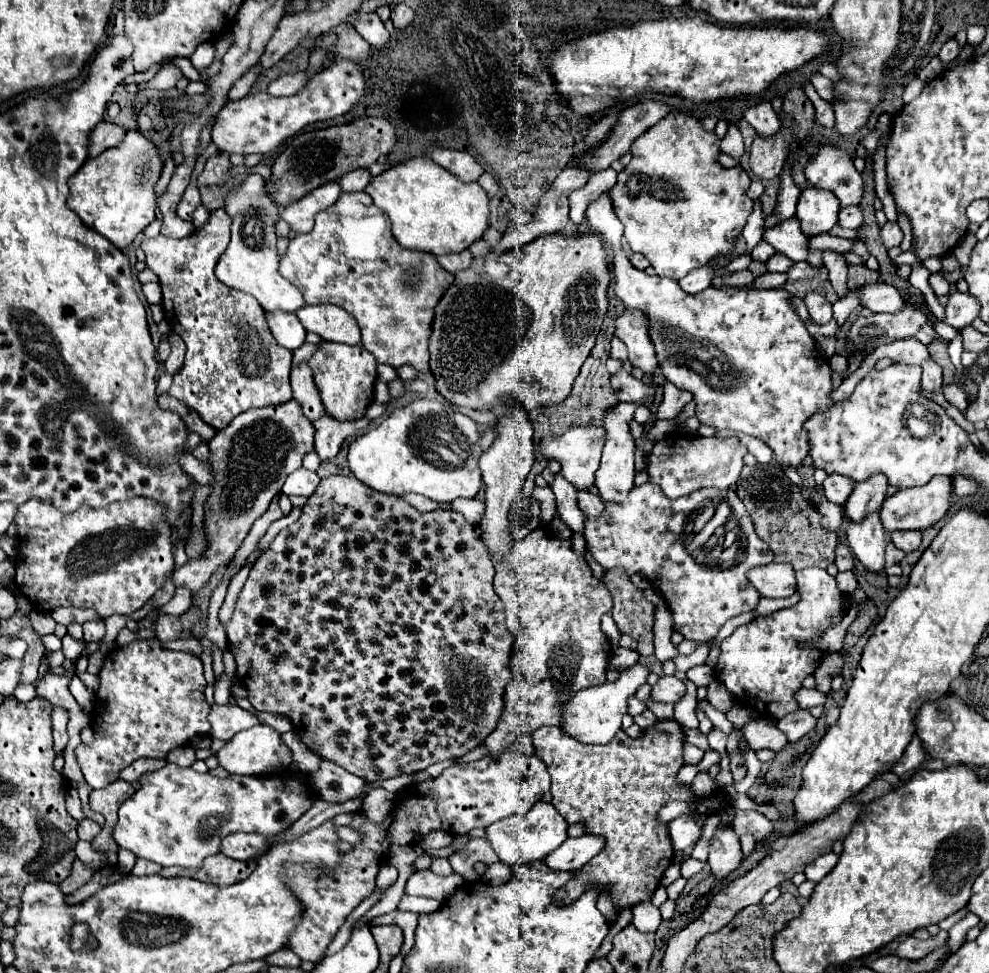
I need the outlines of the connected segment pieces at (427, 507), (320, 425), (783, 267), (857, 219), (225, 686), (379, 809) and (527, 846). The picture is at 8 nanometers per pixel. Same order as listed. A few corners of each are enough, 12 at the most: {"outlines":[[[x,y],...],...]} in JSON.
{"outlines":[[[403,495],[409,505],[419,511],[433,511],[439,503],[413,495]],[[325,415],[315,425],[321,461],[339,453],[347,435],[367,429],[371,419],[341,423]],[[775,254],[766,262],[769,272],[784,273],[794,261]],[[857,205],[841,207],[839,225],[859,229],[863,213]],[[221,675],[215,685],[215,703],[229,703],[231,679]],[[373,789],[363,811],[381,823],[391,811],[393,793]],[[551,803],[491,823],[485,837],[509,867],[539,861],[567,839]]]}

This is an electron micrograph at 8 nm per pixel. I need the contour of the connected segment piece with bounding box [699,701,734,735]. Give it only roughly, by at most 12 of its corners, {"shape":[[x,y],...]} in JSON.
{"shape":[[708,701],[699,707],[713,723],[727,735],[733,732],[733,725],[725,714],[713,708]]}

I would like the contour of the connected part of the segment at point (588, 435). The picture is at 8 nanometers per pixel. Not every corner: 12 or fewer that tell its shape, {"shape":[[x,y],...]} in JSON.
{"shape":[[571,427],[543,439],[569,483],[595,483],[605,431]]}

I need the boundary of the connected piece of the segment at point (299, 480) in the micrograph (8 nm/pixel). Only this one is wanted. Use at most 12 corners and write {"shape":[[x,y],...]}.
{"shape":[[307,469],[293,471],[285,495],[311,497],[319,485],[319,475]]}

